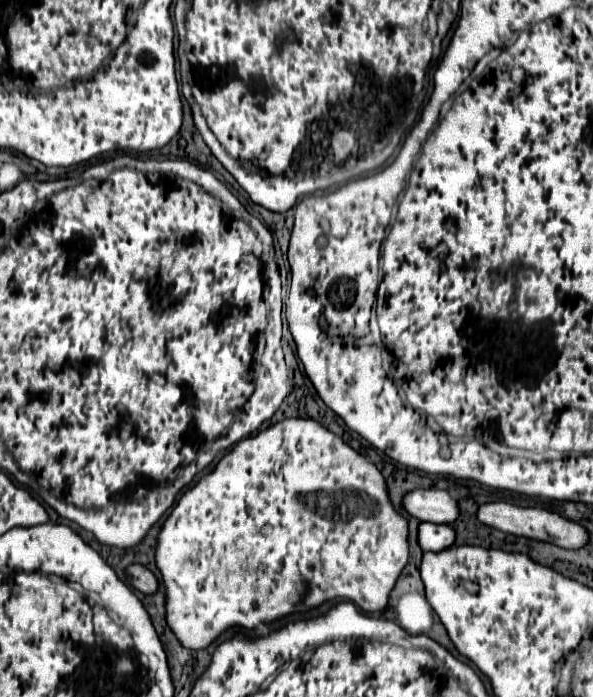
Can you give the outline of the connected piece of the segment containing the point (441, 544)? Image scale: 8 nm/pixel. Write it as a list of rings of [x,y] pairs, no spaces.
[[[421,522],[419,524],[419,544],[427,552],[439,552],[445,548],[451,548],[455,542],[455,530],[451,526],[443,524],[431,524],[431,522]]]

